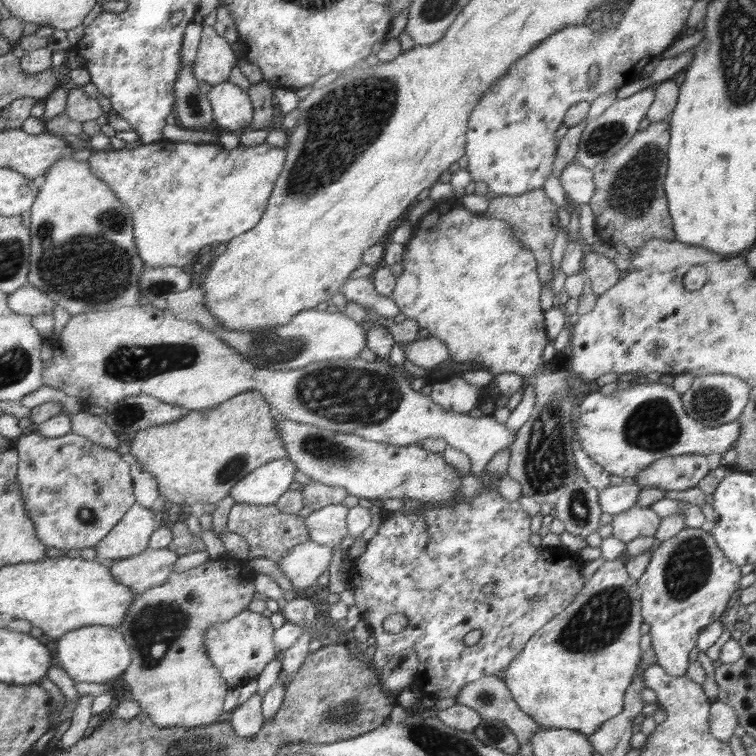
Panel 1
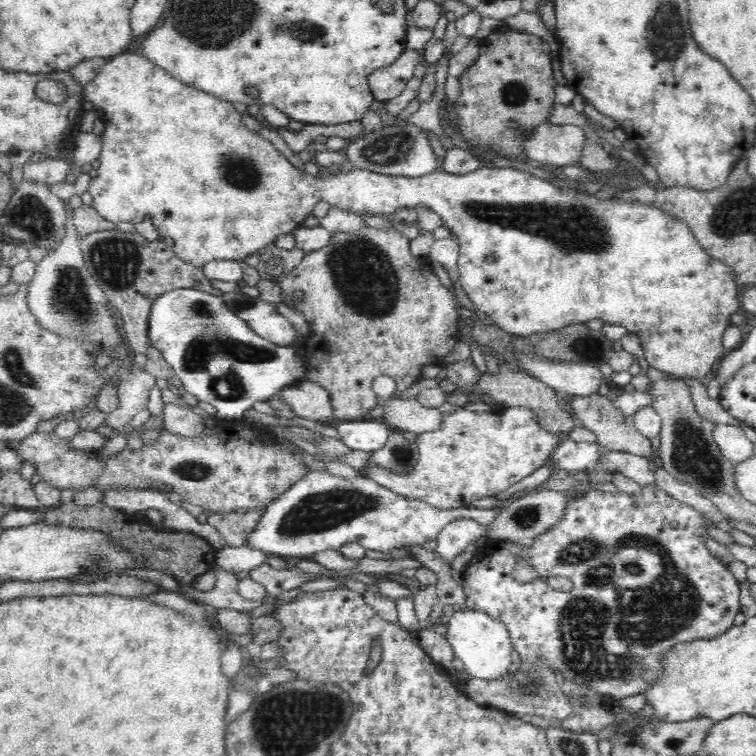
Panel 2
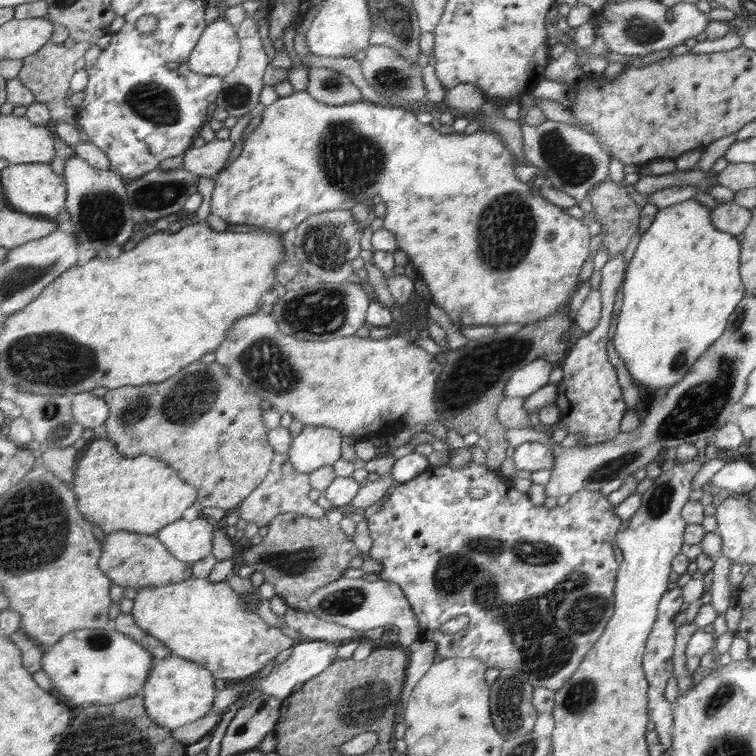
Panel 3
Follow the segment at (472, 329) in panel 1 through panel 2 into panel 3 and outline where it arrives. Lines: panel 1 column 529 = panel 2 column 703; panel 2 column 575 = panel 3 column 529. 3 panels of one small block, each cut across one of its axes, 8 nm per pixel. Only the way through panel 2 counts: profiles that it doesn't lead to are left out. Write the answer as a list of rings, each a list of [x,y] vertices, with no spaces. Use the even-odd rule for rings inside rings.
[[[302,91],[299,93],[294,92],[290,96],[280,97],[276,102],[269,104],[265,107],[263,112],[262,120],[260,120],[260,124],[258,128],[256,128],[250,136],[247,137],[244,142],[244,148],[242,148],[242,154],[230,164],[226,169],[222,172],[218,173],[214,178],[214,190],[211,196],[210,202],[210,210],[216,216],[220,216],[222,220],[225,220],[229,224],[249,224],[252,226],[263,226],[266,228],[272,229],[274,232],[279,232],[280,234],[285,234],[291,228],[296,228],[302,221],[307,220],[308,217],[311,217],[314,214],[323,213],[326,210],[344,210],[351,209],[356,204],[360,204],[360,202],[366,202],[368,204],[372,204],[374,201],[382,201],[386,205],[386,217],[384,218],[384,227],[394,235],[396,235],[396,244],[397,248],[406,252],[409,256],[409,262],[416,266],[416,274],[417,278],[423,279],[428,288],[432,298],[432,302],[439,305],[439,307],[443,308],[444,311],[449,315],[451,321],[461,327],[465,326],[478,326],[478,325],[492,325],[497,326],[504,323],[518,323],[523,325],[531,324],[532,322],[542,321],[544,318],[551,317],[552,314],[558,312],[558,310],[563,310],[565,307],[567,308],[567,314],[563,314],[569,316],[569,305],[570,298],[572,298],[572,294],[574,294],[574,286],[576,286],[576,282],[578,282],[578,274],[580,274],[580,270],[582,270],[582,266],[584,266],[584,262],[586,262],[586,258],[588,258],[588,242],[590,242],[590,232],[588,232],[588,228],[582,224],[582,220],[576,220],[576,218],[568,216],[568,214],[564,214],[564,210],[562,208],[558,208],[557,205],[554,205],[549,200],[546,200],[544,197],[534,196],[532,192],[530,192],[530,188],[528,188],[528,183],[522,182],[514,176],[514,170],[512,170],[512,166],[514,166],[514,158],[512,158],[512,153],[506,150],[506,146],[500,142],[500,136],[496,134],[496,132],[488,132],[481,129],[480,131],[473,132],[472,134],[462,134],[462,133],[452,133],[452,134],[441,134],[438,130],[434,129],[432,125],[424,125],[418,119],[418,115],[412,113],[411,109],[400,107],[396,105],[379,105],[376,103],[372,103],[370,101],[361,100],[360,102],[351,102],[347,105],[340,106],[330,106],[327,103],[320,102],[317,99],[312,98],[310,94],[306,91]]]

